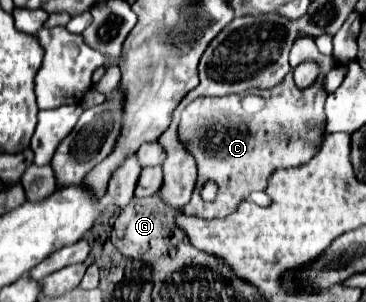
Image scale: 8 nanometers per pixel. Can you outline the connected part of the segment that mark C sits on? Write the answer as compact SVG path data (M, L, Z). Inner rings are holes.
M292 72L286 74L286 80L278 86L274 86L272 90L262 90L258 92L264 100L266 106L252 116L244 116L244 110L240 106L240 96L224 96L224 98L198 98L192 104L186 106L186 110L182 112L182 120L180 120L180 140L184 144L184 148L196 158L198 162L198 184L196 188L200 190L208 180L214 180L218 184L218 198L214 202L204 202L200 198L200 194L192 194L192 200L184 206L184 214L192 214L192 216L200 216L200 218L224 218L230 216L240 202L248 200L248 196L254 190L264 190L268 186L268 180L272 176L272 172L276 170L288 170L288 168L300 168L300 164L306 164L306 160L310 160L312 156L316 156L316 152L322 146L322 140L326 136L324 132L324 100L326 100L326 88L324 88L324 74L318 76L316 84L306 88L306 90L298 90L294 86L292 80ZM308 128L318 128L320 136L318 138L306 138L300 140L300 144L294 140L296 134L304 134Z

